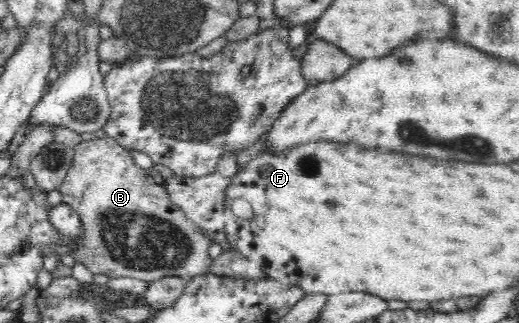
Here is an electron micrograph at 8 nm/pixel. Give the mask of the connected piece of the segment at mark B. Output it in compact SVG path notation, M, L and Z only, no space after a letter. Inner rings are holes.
M105 135L104 137L95 136L95 139L81 138L80 142L73 148L73 161L65 174L64 180L56 187L56 189L59 193L61 193L62 203L71 206L71 209L74 209L80 215L81 222L84 226L85 240L87 240L88 268L93 274L102 273L111 278L128 276L152 282L154 279L159 279L164 275L179 275L189 278L194 275L207 273L204 269L212 260L207 252L211 243L206 240L206 237L201 233L201 231L197 230L193 224L185 220L184 213L176 205L171 203L171 200L167 197L162 185L152 185L147 182L145 170L138 164L135 164L135 159L133 159L133 155L127 148L121 147L108 135Z

